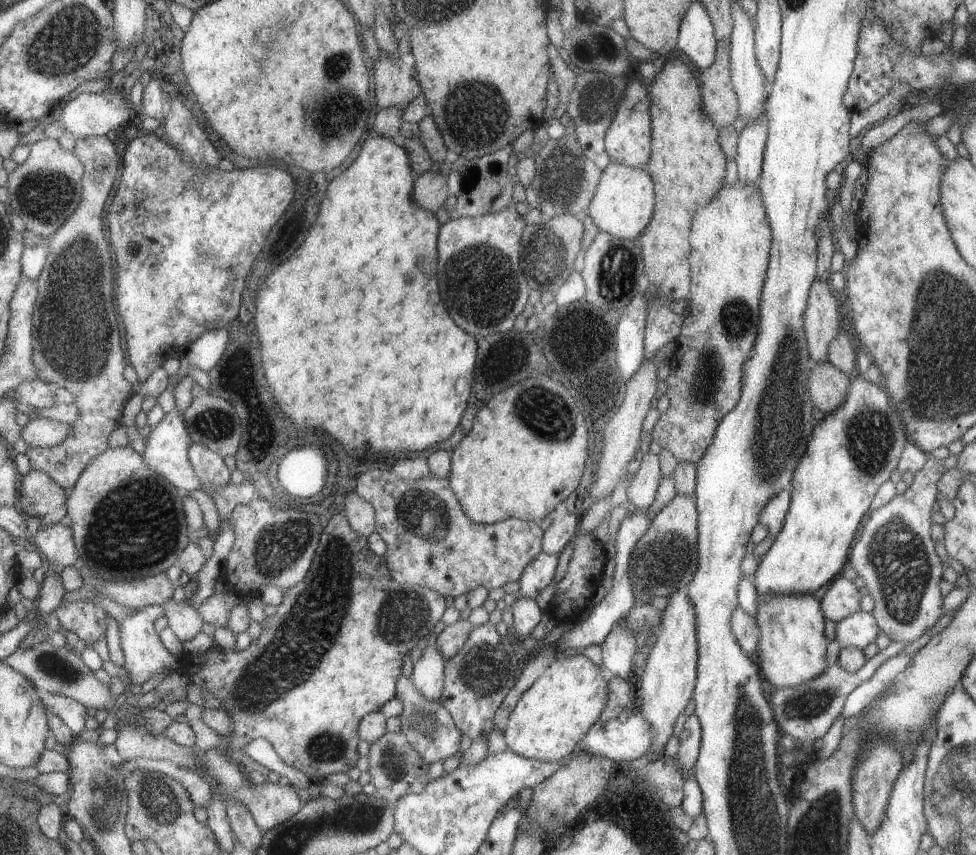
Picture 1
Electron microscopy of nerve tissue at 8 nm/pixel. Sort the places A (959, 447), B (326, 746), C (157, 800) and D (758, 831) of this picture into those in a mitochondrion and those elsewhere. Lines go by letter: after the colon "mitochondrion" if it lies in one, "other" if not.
A: other
B: mitochondrion
C: mitochondrion
D: mitochondrion

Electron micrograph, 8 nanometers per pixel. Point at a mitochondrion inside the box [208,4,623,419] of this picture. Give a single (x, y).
(482, 285)

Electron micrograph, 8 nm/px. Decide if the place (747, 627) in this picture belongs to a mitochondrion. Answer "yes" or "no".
no

